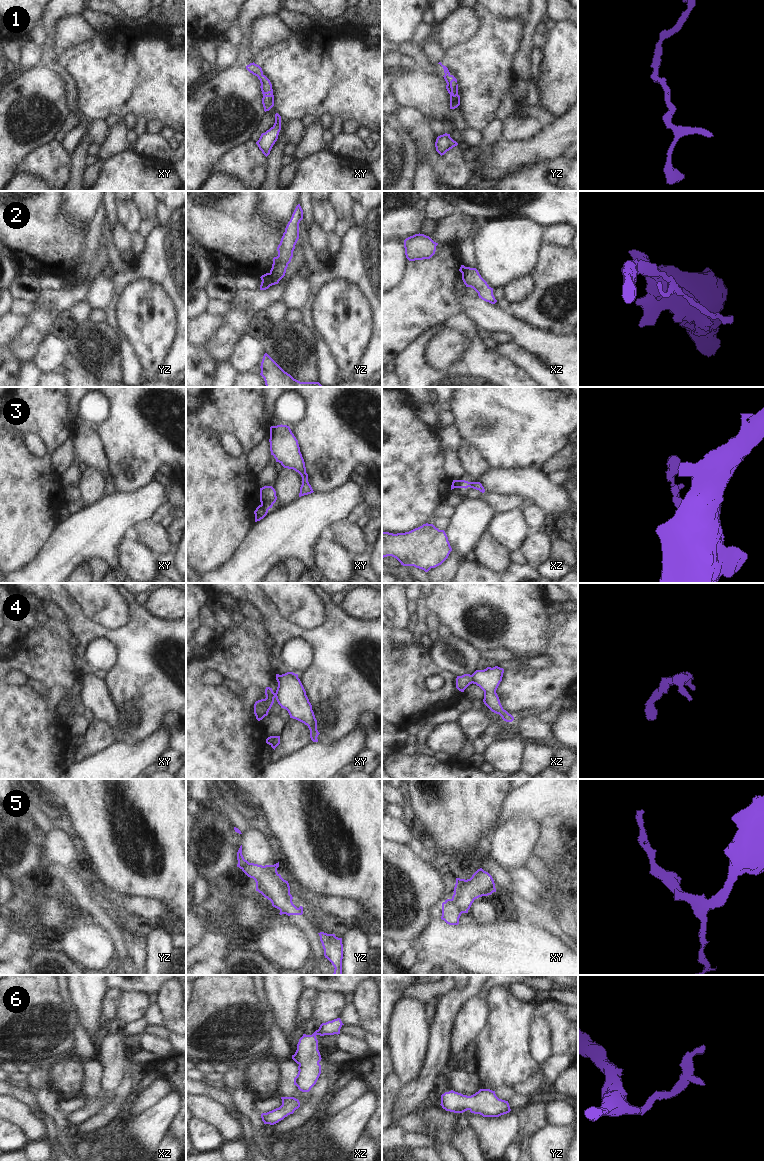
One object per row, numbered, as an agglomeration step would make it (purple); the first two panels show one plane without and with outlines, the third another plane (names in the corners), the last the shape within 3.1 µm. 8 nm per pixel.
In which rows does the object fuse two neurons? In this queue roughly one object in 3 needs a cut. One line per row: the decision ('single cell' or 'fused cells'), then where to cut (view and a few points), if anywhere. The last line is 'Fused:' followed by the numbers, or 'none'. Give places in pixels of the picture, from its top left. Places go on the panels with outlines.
1: single cell; no cut
2: fused cells; cut in yz along (262, 279), (270, 285)
3: fused cells; cut in xy along (261, 503), (269, 508)
4: fused cells; cut in xz along (471, 675), (472, 682)
5: fused cells; cut in xy along (451, 899), (461, 913)
6: single cell; no cut
Fused: 2, 3, 4, 5

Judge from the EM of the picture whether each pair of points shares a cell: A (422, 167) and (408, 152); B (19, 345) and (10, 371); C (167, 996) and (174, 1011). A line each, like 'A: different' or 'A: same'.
A: different
B: different
C: same

